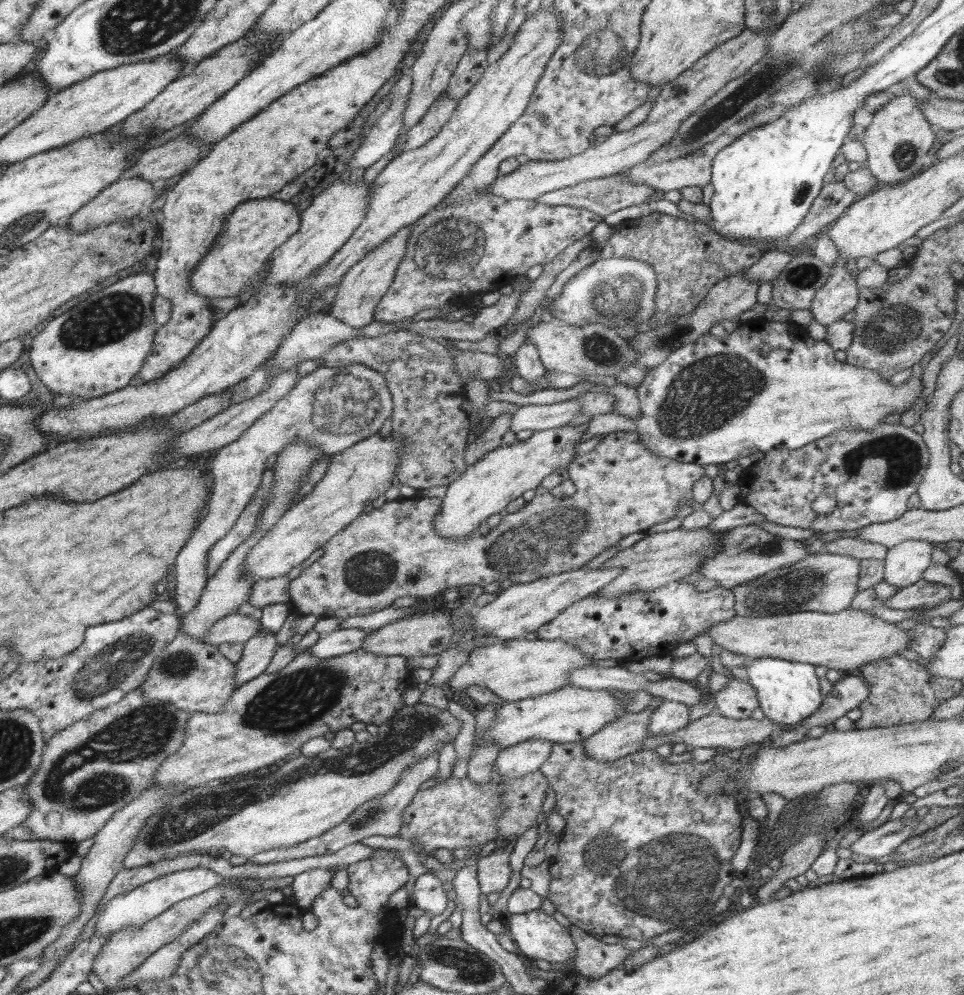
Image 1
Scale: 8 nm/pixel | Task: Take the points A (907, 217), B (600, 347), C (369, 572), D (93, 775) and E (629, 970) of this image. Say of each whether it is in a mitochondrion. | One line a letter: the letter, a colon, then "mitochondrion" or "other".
A: other
B: mitochondrion
C: mitochondrion
D: mitochondrion
E: other

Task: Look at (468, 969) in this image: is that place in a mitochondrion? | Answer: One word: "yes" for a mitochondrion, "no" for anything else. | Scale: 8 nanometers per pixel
yes

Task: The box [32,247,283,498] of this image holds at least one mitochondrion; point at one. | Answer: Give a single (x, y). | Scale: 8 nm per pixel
(107, 318)

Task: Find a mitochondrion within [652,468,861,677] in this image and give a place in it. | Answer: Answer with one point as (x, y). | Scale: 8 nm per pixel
(797, 590)

